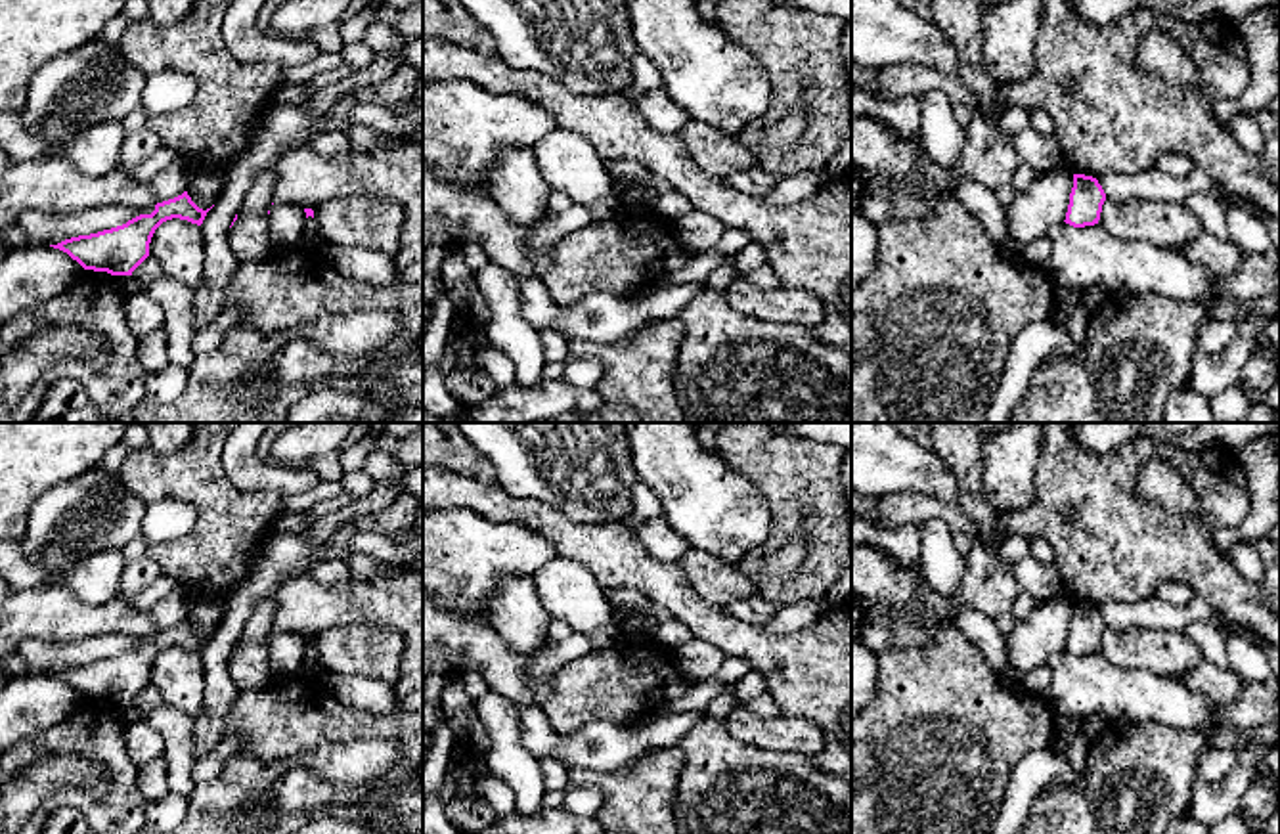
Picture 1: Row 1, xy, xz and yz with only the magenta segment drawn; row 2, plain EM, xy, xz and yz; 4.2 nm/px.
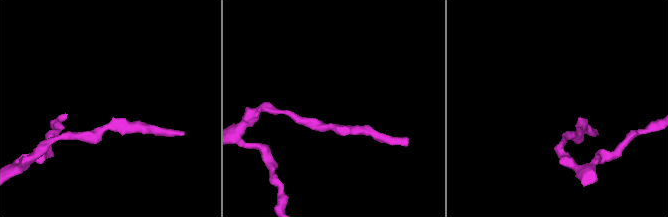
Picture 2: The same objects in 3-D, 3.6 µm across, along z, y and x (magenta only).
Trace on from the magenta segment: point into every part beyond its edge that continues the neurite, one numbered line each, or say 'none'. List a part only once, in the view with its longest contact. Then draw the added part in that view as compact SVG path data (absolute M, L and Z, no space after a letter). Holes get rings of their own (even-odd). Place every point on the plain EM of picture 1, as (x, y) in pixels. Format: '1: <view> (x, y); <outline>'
none

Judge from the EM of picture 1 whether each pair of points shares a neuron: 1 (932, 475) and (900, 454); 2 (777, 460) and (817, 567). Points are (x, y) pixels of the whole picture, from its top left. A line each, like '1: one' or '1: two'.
1: one
2: one

